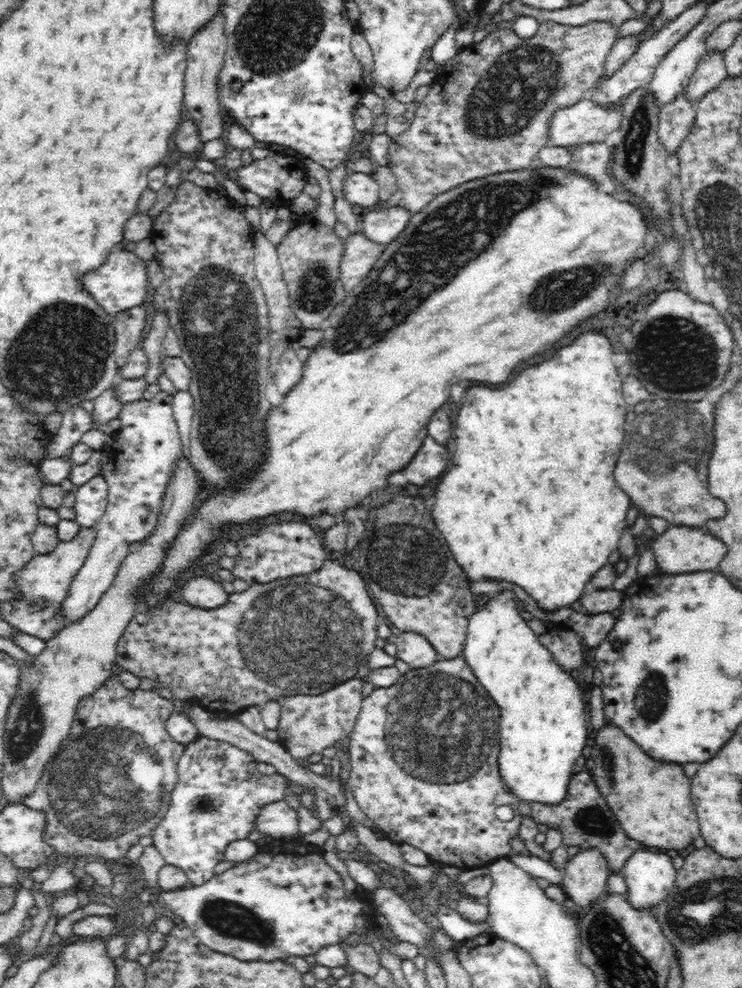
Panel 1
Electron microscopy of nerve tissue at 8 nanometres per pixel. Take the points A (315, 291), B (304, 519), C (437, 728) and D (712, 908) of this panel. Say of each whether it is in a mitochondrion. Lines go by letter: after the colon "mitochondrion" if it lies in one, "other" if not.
A: mitochondrion
B: other
C: mitochondrion
D: mitochondrion

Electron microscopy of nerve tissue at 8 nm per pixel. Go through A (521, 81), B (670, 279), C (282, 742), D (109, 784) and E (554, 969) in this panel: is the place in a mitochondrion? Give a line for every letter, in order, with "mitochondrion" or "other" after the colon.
A: mitochondrion
B: other
C: other
D: mitochondrion
E: other

